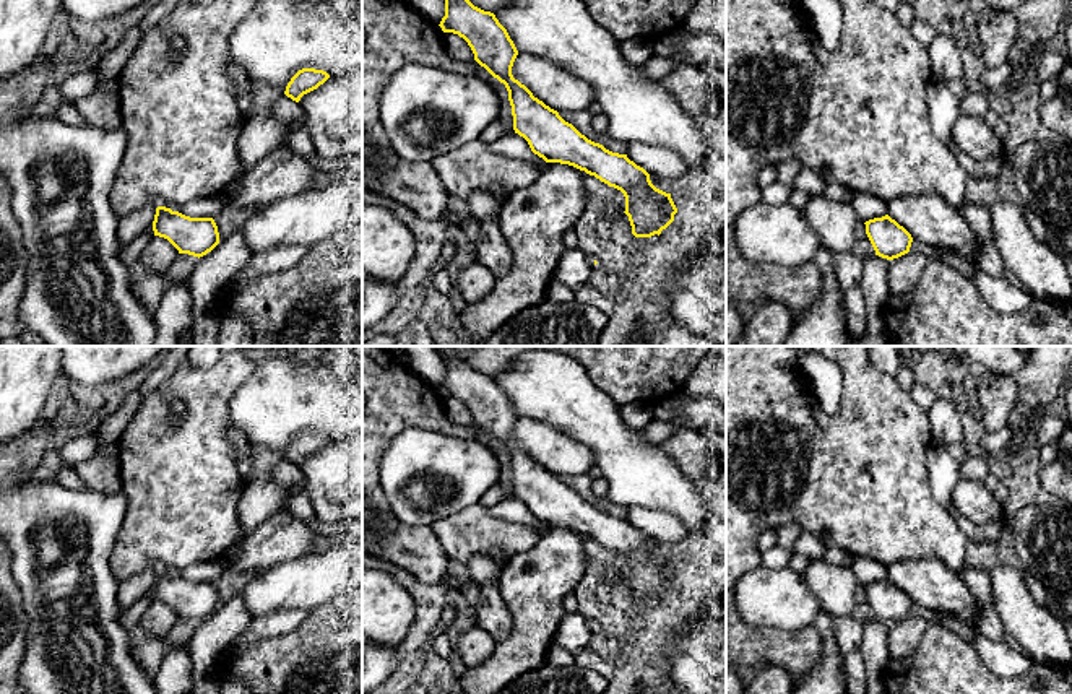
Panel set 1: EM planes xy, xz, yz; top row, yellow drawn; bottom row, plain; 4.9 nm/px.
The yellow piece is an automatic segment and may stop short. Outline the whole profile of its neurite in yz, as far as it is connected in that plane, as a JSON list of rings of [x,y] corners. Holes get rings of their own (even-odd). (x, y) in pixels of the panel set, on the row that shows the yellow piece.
[[[888,215],[864,223],[875,255],[893,260],[910,252],[913,237]]]

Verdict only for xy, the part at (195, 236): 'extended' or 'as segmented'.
as segmented

